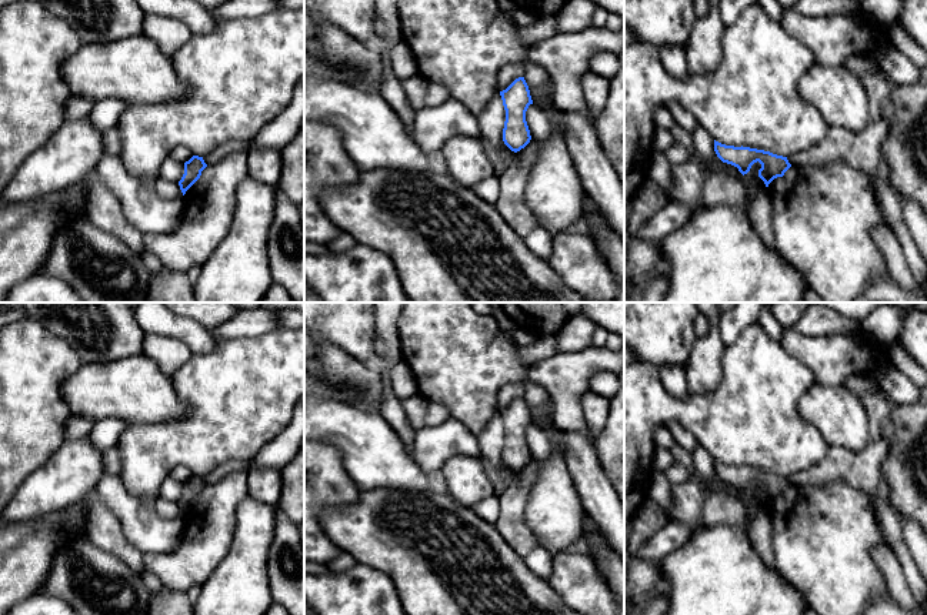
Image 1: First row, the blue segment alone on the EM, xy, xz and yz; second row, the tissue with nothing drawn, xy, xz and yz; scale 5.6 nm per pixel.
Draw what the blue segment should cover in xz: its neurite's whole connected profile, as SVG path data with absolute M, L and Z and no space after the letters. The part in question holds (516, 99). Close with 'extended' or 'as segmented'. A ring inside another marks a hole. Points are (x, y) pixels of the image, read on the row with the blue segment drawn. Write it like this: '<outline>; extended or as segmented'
M524 77L516 78L506 90L500 91L500 96L506 110L503 141L517 153L531 140L526 111L533 100Z; as segmented

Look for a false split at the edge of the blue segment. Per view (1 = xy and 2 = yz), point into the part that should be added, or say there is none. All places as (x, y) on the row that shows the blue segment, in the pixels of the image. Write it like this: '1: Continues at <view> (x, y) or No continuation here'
1: No continuation here
2: No continuation here

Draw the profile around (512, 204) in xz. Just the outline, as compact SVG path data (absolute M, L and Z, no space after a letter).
M530 140L524 148L516 153L510 166L498 177L500 195L494 205L510 228L521 238L541 227L526 203L528 173L537 154L538 141Z

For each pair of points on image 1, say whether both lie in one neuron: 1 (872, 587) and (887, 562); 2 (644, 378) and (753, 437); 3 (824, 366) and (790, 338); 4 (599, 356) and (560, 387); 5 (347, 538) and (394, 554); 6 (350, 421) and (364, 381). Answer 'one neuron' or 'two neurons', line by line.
1: two neurons
2: one neuron
3: one neuron
4: one neuron
5: one neuron
6: two neurons

